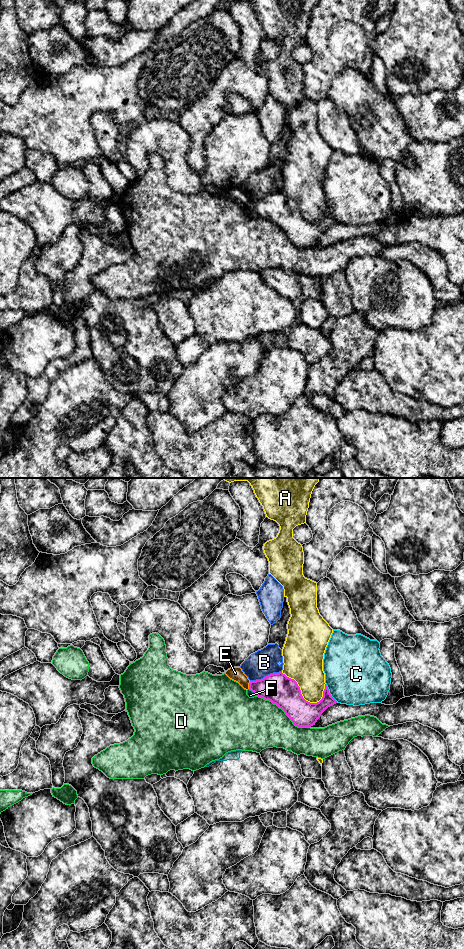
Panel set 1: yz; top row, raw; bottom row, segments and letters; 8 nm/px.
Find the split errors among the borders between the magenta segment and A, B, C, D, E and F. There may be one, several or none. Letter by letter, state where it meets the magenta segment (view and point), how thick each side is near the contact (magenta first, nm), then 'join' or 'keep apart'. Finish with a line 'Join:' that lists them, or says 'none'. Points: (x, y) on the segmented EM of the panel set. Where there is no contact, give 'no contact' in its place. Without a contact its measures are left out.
A: yz (300, 692) | 240/320 nm | keep apart
B: yz (266, 676) | 240/220 nm | keep apart
C: yz (329, 693) | 200/480 nm | keep apart
D: yz (284, 711) | 240/420 nm | keep apart
E: yz (249, 685) | 240/110 nm | keep apart
F: yz (252, 691) | 240/50 nm | keep apart
Join: none

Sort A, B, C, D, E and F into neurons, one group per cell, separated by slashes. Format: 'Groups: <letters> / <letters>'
Groups: A / B / C / D / E / F

